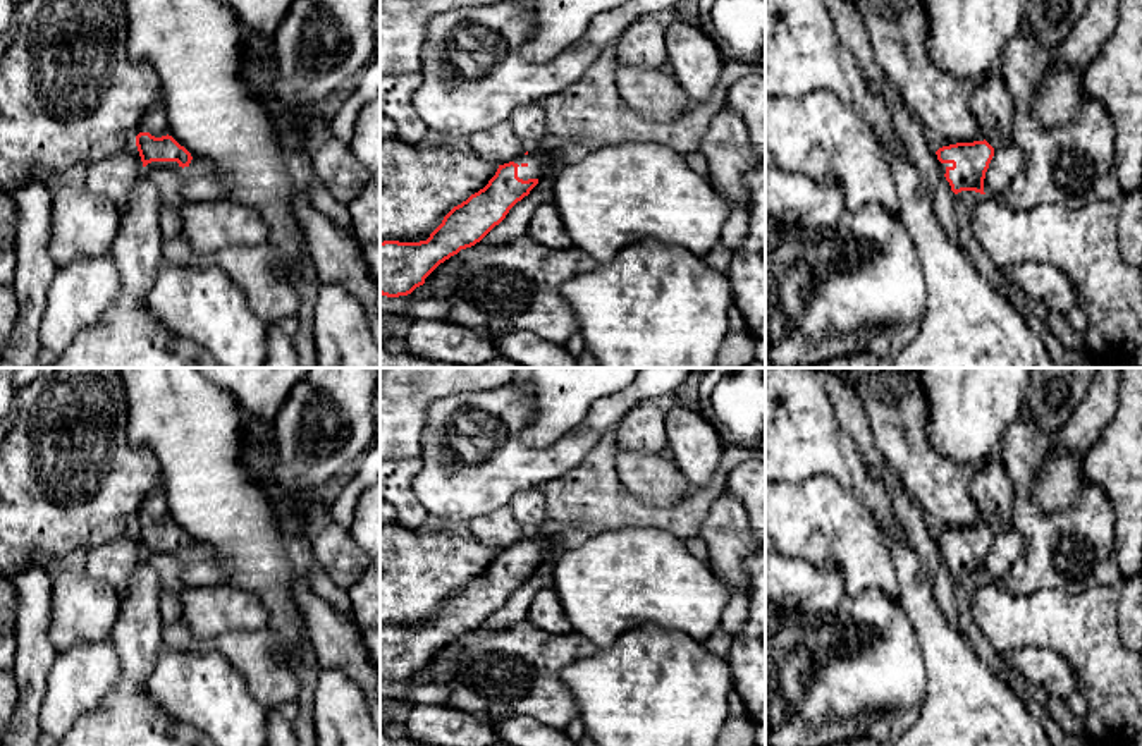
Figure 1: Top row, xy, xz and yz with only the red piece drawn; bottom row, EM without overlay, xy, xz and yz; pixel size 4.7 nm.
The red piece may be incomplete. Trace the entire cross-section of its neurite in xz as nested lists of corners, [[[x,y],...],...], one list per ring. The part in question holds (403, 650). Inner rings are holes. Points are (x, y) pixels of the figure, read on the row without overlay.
[[[533,535],[499,550],[488,569],[454,591],[427,626],[380,627],[380,679],[411,679],[440,648],[480,627],[530,579],[554,541]]]

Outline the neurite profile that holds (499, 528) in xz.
[[[507,507],[475,517],[468,524],[471,536],[497,550],[509,548],[528,536]]]

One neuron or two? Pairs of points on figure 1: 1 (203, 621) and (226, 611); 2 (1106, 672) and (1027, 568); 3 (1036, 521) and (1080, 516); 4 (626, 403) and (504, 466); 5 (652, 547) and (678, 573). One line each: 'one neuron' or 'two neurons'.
1: one neuron
2: two neurons
3: one neuron
4: one neuron
5: one neuron

